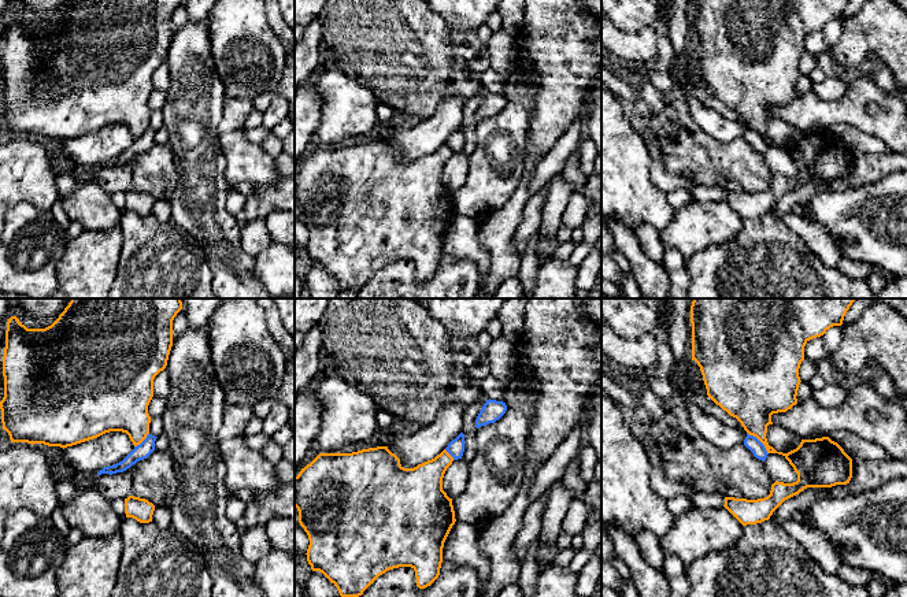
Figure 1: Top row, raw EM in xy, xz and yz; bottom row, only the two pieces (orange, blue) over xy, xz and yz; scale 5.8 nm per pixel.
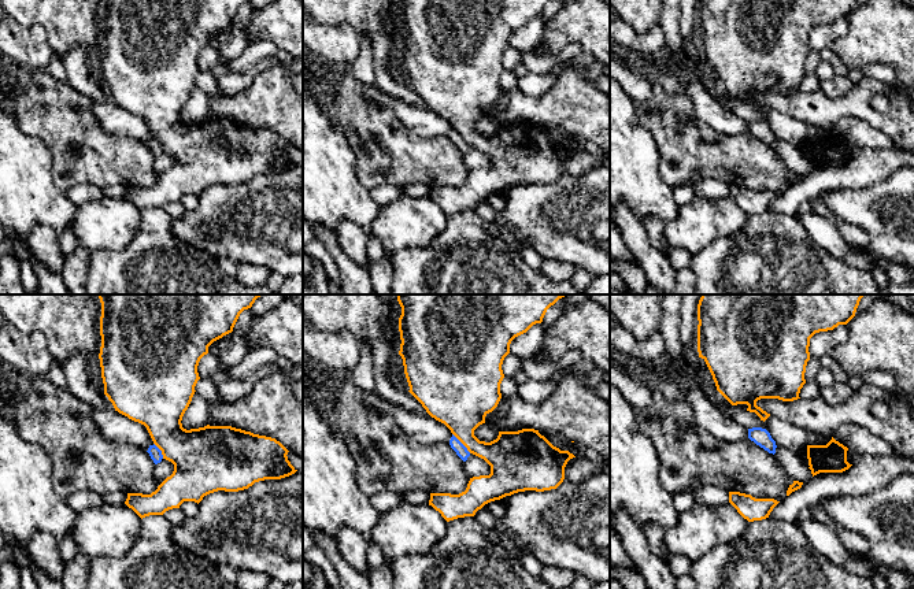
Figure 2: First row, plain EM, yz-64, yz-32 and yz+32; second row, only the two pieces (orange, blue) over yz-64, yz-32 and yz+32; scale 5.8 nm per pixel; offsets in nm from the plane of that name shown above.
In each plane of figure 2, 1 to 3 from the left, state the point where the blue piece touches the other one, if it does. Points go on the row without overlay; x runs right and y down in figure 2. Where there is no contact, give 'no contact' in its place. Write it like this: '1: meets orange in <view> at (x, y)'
1: meets orange in yz-64 at (161, 143)
2: meets orange in yz-32 at (461, 134)
3: no contact

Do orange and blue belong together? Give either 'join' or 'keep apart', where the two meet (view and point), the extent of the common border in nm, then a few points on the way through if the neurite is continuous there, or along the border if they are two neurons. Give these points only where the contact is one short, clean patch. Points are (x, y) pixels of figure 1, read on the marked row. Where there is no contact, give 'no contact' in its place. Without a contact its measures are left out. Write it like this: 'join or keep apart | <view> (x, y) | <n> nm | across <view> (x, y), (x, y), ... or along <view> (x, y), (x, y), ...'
keep apart | yz (759, 440) | 180 nm

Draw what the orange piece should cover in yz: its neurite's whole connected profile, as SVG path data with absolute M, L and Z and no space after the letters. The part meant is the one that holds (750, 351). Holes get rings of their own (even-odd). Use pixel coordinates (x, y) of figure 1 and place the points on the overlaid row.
M693 298L691 305L692 323L692 360L700 367L707 396L736 418L744 430L756 437L767 453L782 455L797 474L793 483L774 482L770 494L765 498L747 500L725 497L725 508L743 524L756 524L769 520L773 512L788 498L807 487L832 487L847 485L852 478L852 459L829 437L802 440L800 445L788 452L777 452L769 445L767 426L773 424L771 415L786 412L797 404L800 385L799 368L804 360L806 344L823 335L830 327L841 326L844 316L856 298Z

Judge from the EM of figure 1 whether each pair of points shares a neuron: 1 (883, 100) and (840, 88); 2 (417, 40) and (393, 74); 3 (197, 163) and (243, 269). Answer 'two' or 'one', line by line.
1: two
2: one
3: one

